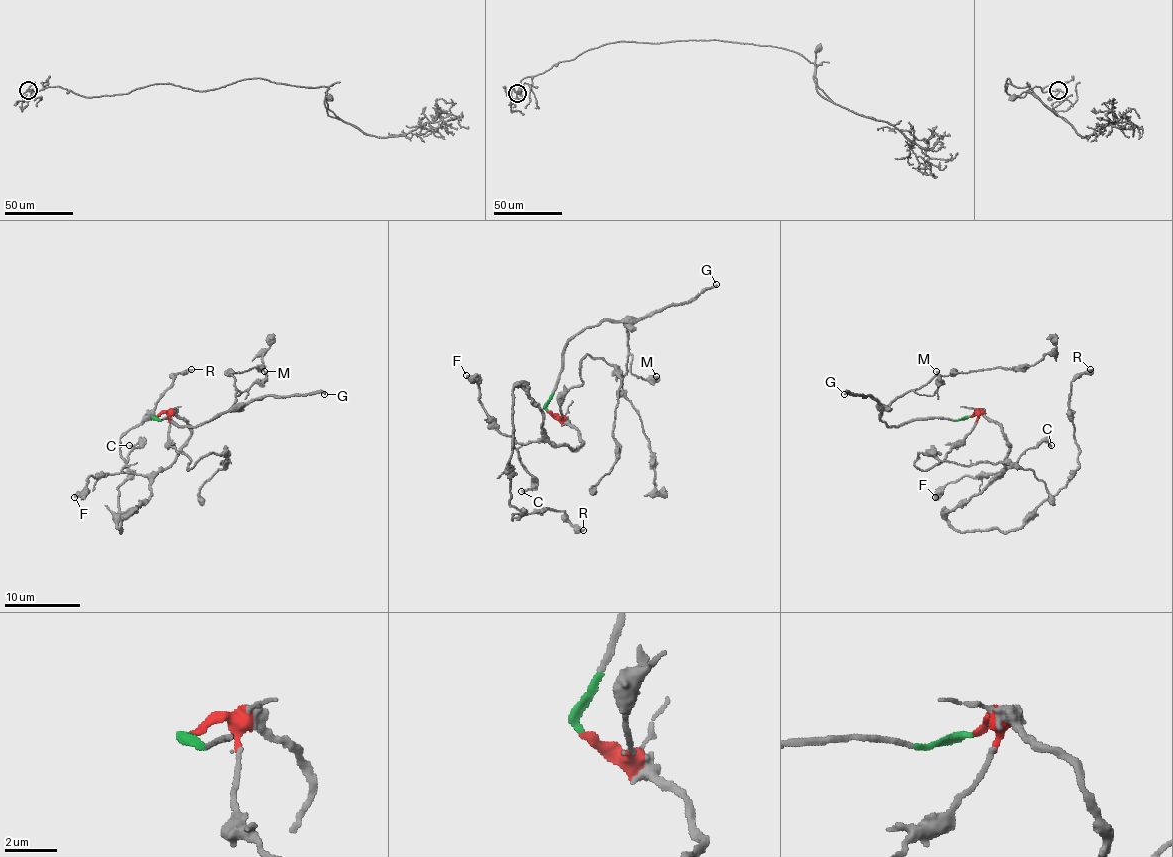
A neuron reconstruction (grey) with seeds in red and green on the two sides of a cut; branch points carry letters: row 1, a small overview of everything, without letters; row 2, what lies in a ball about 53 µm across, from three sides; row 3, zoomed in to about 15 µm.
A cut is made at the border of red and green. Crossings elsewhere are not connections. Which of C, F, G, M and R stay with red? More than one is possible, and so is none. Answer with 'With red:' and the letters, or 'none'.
With red: C, F, R

